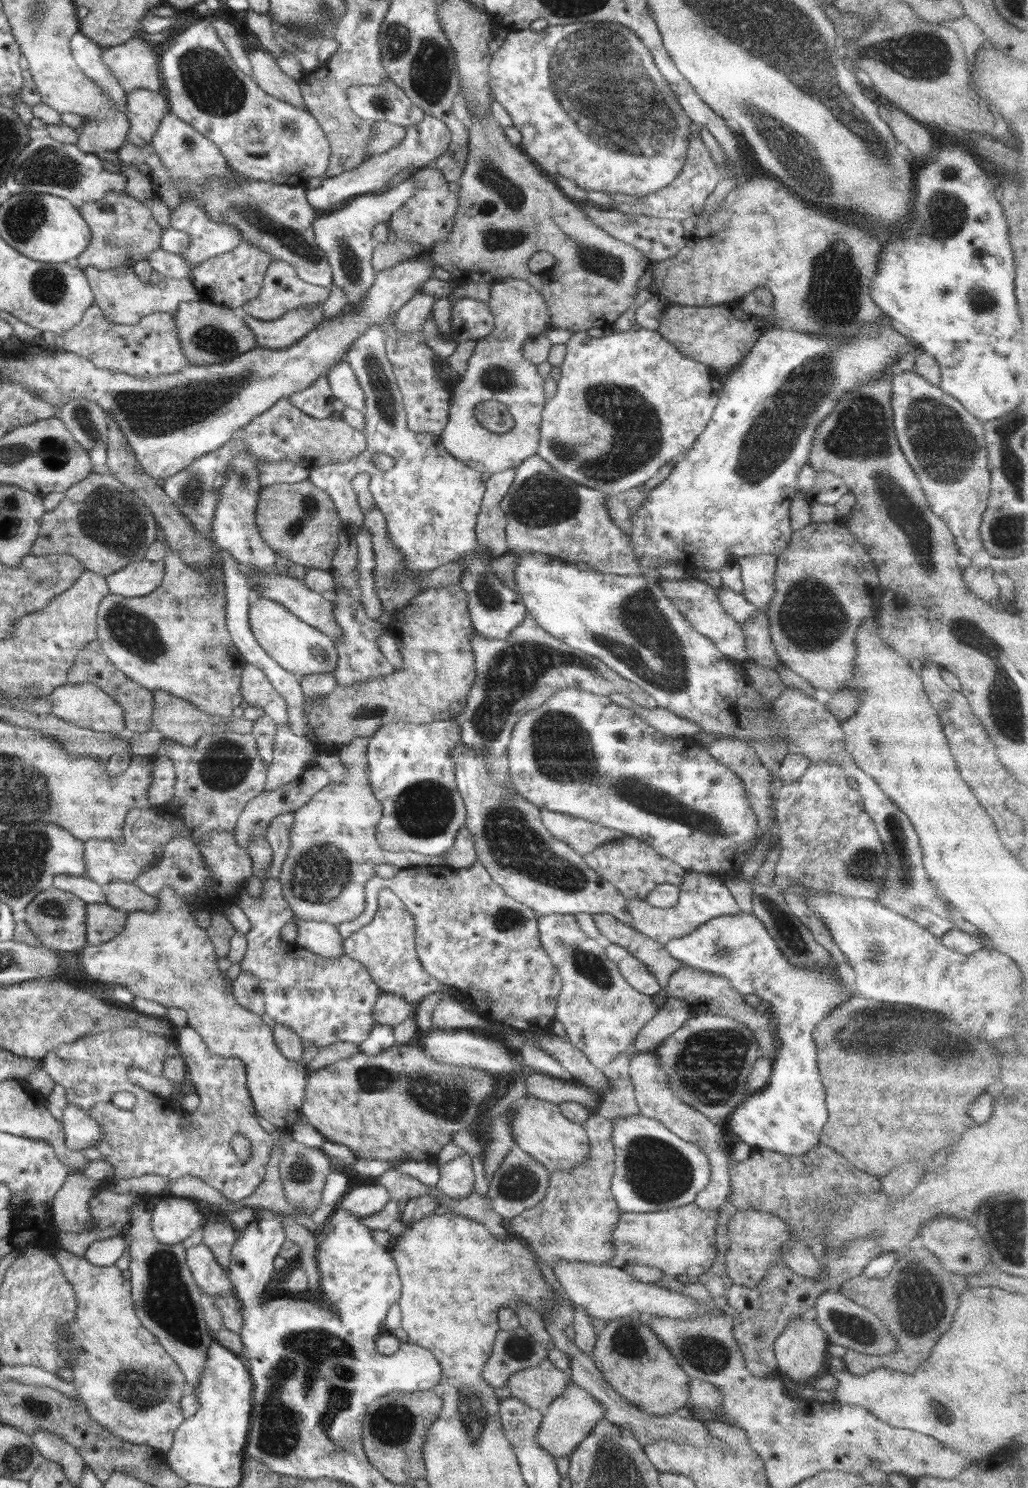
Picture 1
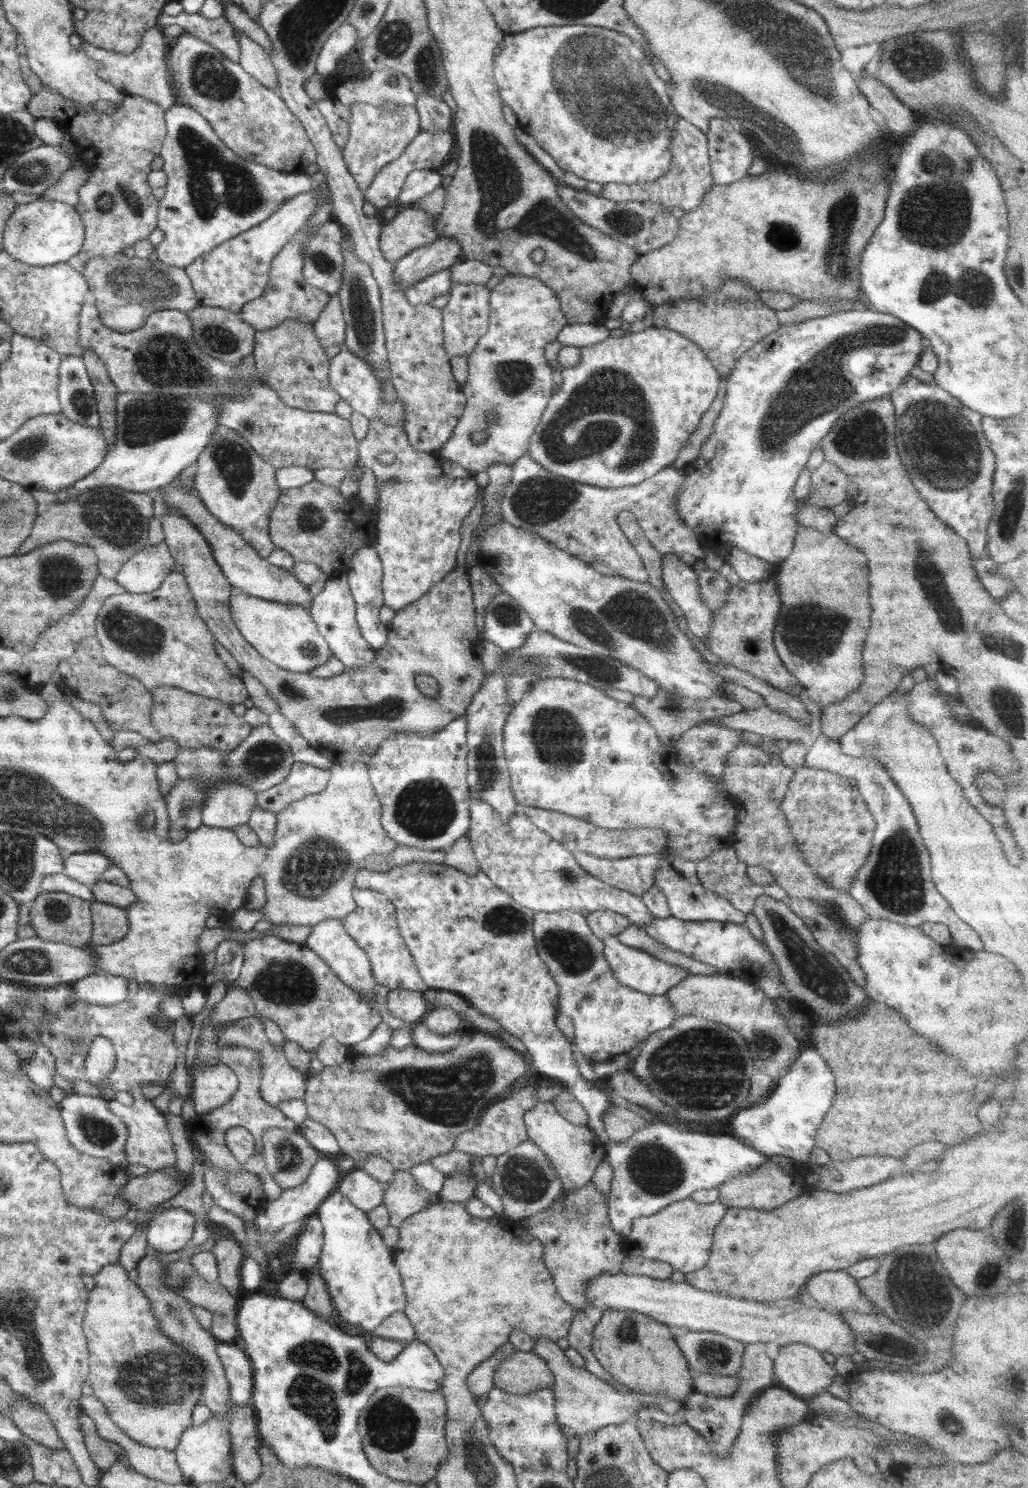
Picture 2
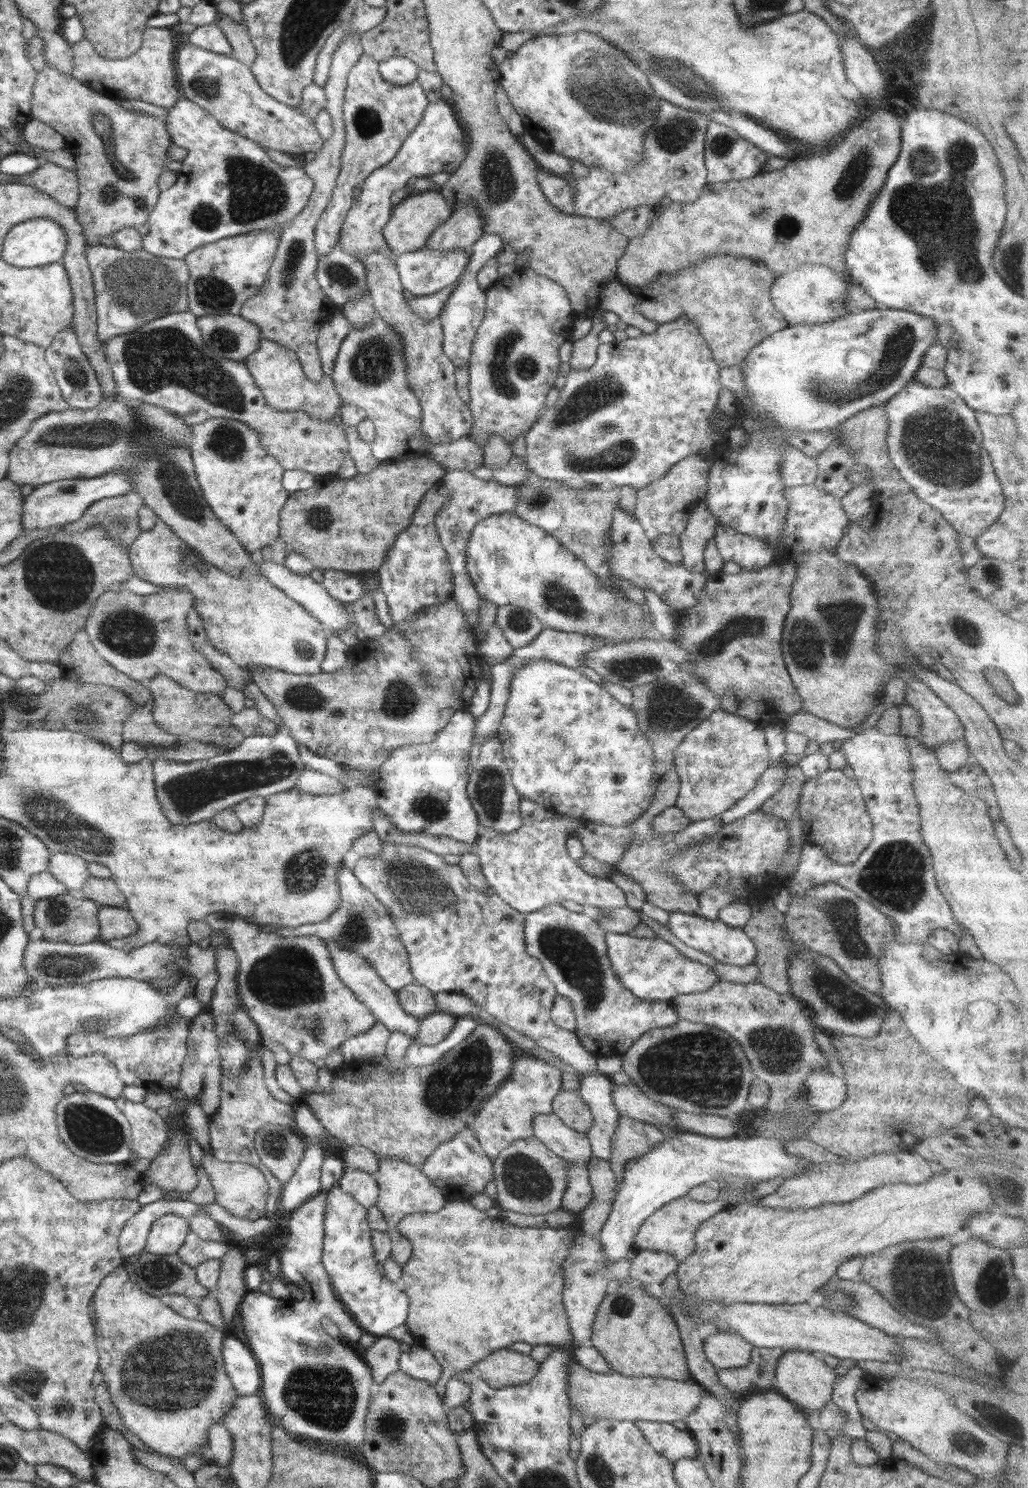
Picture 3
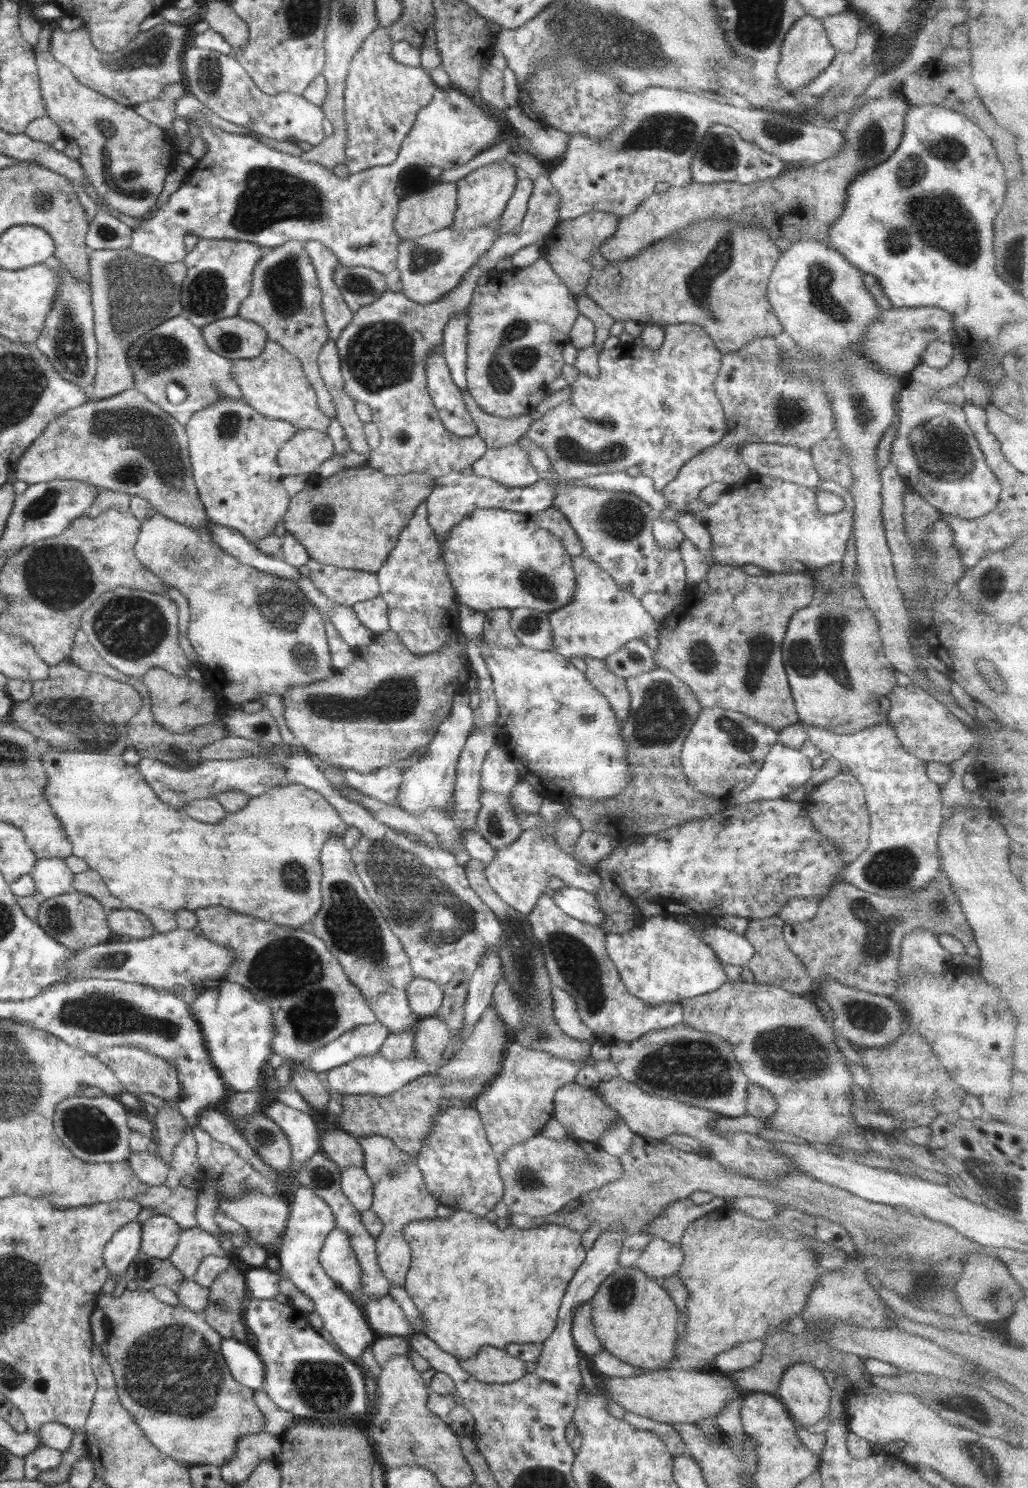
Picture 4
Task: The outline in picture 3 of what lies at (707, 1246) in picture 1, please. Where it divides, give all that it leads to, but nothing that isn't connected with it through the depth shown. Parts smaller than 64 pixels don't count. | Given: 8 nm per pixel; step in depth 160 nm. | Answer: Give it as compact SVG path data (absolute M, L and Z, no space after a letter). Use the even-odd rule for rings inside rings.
M721 1194L717 1200L708 1203L695 1202L687 1195L682 1199L676 1199L662 1206L641 1224L635 1237L635 1249L638 1251L667 1252L667 1254L675 1256L680 1263L696 1251L694 1233L698 1231L698 1227L718 1212L724 1211L727 1206L725 1194Z

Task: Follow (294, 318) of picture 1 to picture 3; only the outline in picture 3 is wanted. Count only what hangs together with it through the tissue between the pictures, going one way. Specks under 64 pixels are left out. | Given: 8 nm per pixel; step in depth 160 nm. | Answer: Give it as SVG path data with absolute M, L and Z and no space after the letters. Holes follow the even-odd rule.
M262 337L258 350L244 361L254 382L272 408L280 412L302 411L319 421L333 420L339 413L342 397L335 389L331 376L325 374L322 380L310 380L296 354L282 344Z

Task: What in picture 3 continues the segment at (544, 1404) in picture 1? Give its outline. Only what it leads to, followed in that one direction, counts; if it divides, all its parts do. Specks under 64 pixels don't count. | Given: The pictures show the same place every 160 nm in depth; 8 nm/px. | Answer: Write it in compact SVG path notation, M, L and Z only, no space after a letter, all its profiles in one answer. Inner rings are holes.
M510 1348L493 1350L477 1362L474 1370L492 1388L526 1384L539 1369L539 1362Z

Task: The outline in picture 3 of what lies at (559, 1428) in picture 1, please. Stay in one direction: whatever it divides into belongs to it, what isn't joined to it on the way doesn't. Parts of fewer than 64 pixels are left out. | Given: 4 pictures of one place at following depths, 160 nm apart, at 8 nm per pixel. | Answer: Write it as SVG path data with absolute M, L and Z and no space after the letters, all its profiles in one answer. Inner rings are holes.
M575 1360L569 1364L567 1394L571 1410L579 1410L585 1416L597 1416L608 1420L649 1420L650 1422L673 1423L683 1421L700 1404L707 1392L692 1378L682 1382L664 1377L639 1376L632 1378L618 1373L598 1373L584 1368Z

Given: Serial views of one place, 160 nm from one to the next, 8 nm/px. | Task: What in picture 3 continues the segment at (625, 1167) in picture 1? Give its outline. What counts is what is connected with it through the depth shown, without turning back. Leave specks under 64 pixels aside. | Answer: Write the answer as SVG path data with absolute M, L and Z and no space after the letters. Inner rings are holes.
M678 1130L677 1137L668 1137L655 1144L644 1156L629 1160L624 1168L622 1188L614 1200L610 1215L599 1235L605 1261L613 1263L621 1258L626 1258L626 1254L635 1248L635 1237L641 1224L662 1206L676 1199L682 1199L692 1188L701 1185L714 1185L716 1181L730 1179L730 1177L748 1178L754 1179L754 1181L760 1180L760 1182L776 1177L792 1178L800 1172L808 1172L814 1163L818 1163L810 1162L805 1158L790 1157L785 1151L785 1146L786 1144L775 1138L752 1136L738 1139L732 1136L728 1139L717 1139L690 1131Z

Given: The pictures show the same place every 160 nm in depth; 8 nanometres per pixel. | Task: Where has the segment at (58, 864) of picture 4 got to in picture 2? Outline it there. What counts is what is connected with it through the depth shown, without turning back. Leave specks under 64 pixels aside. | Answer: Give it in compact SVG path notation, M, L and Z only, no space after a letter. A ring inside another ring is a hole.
M63 851L64 874L87 887L100 881L101 876L113 865L113 862L100 851L77 853Z

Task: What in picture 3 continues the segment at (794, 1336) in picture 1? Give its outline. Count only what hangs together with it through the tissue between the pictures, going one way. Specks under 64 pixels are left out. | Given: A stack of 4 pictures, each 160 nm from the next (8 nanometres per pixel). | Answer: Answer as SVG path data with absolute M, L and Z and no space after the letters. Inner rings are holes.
M789 1349L778 1359L774 1383L778 1393L806 1413L820 1411L831 1400L836 1377L834 1369L828 1367L820 1355L802 1349Z

